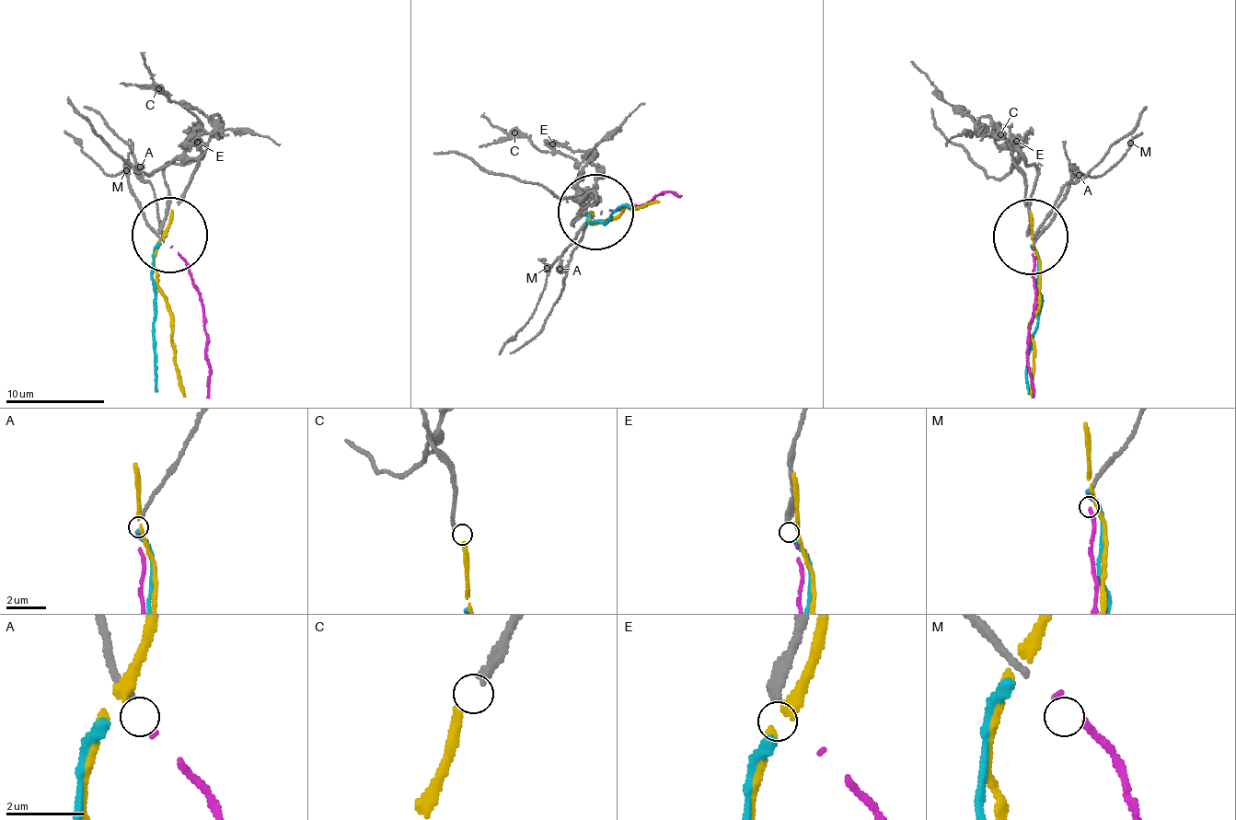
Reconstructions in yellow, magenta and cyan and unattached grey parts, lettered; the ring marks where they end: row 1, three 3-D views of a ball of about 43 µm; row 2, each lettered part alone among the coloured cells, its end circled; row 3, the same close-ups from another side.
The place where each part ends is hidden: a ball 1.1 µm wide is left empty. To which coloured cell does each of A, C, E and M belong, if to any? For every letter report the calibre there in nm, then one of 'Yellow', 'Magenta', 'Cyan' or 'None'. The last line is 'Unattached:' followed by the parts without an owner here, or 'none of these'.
A: Thickness 160 nm. Magenta
C: Thickness 190 nm. Yellow
E: Thickness 280 nm. Cyan
M: Thickness 70 nm. None
Unattached: M

